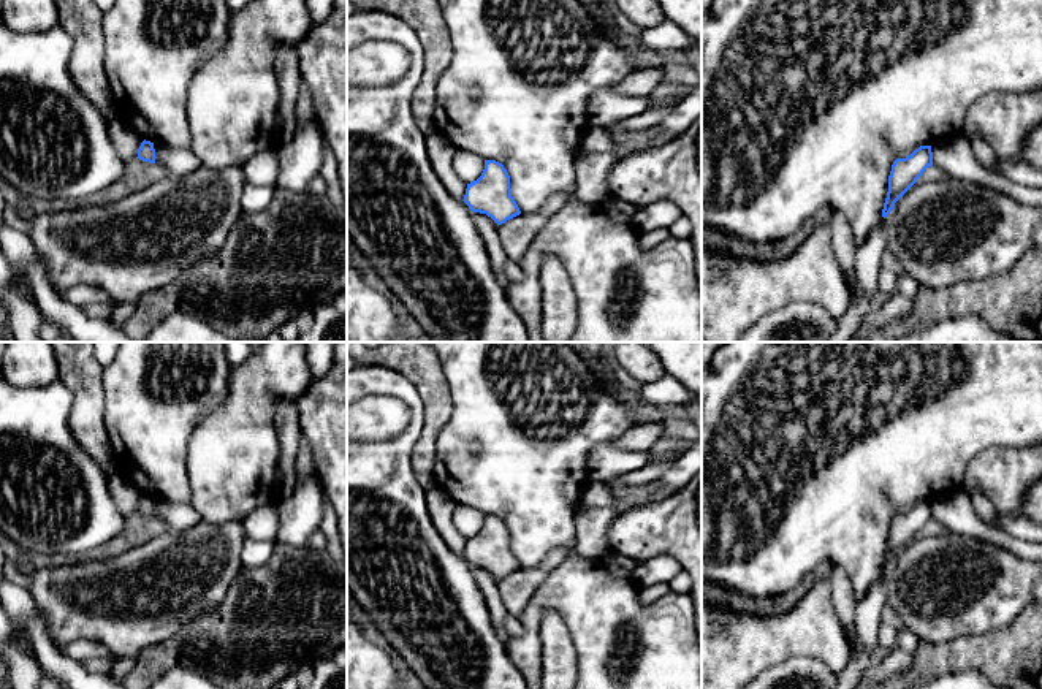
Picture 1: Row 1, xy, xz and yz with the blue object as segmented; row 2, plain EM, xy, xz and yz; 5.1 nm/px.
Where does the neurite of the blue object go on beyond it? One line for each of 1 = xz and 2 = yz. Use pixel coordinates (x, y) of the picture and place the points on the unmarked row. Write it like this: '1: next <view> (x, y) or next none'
1: next none
2: next none

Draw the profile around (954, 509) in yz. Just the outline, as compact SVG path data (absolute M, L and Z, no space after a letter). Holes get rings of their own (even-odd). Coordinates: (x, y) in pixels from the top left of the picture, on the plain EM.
M961 486L931 499L933 520L960 534L994 543L1018 558L1042 564L1042 543L1020 540L987 524L974 510L968 491Z

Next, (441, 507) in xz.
M432 485L424 489L424 501L431 521L443 542L458 554L464 554L467 539L456 529L453 512L458 505L440 486Z

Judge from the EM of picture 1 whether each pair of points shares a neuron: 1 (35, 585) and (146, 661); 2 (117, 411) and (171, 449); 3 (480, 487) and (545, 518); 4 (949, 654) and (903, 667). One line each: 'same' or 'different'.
1: different
2: same
3: same
4: different

